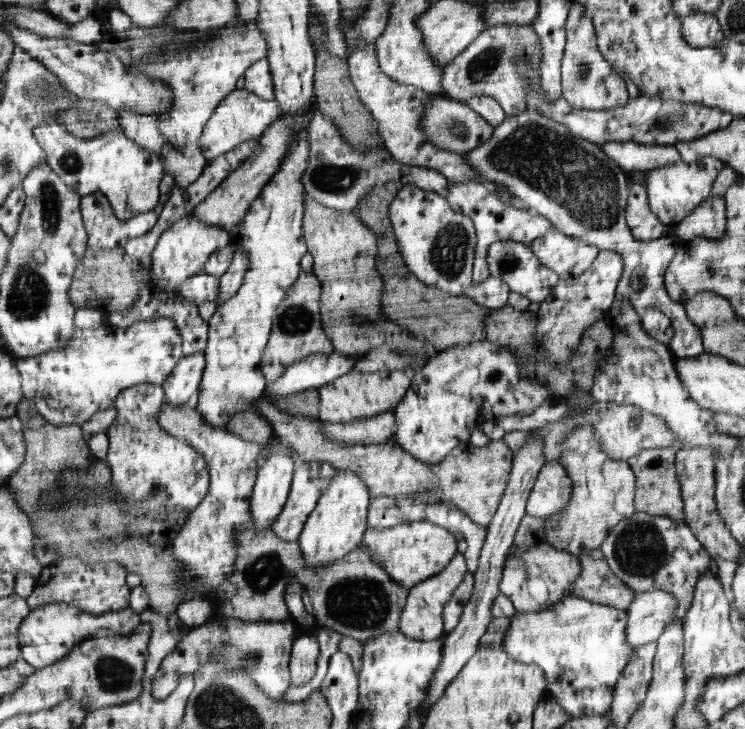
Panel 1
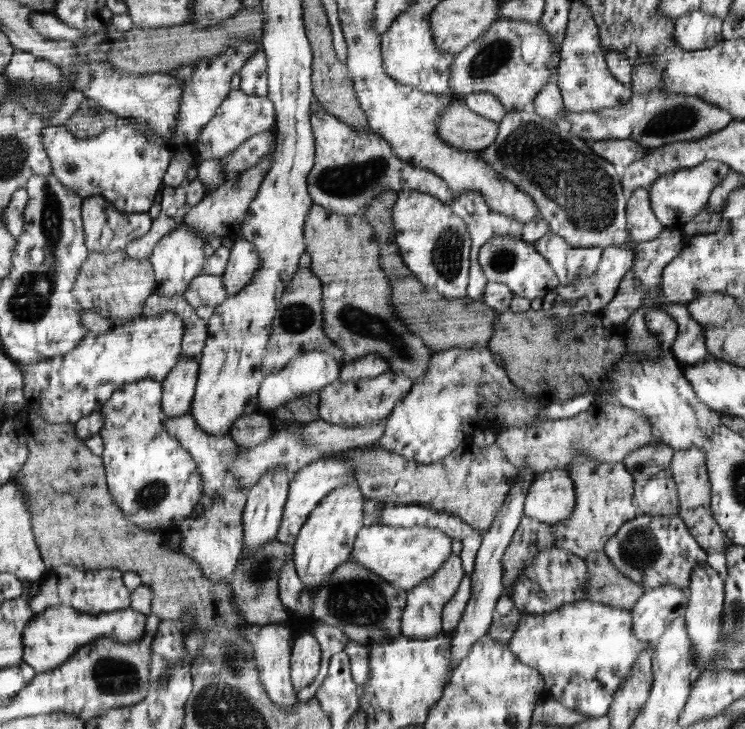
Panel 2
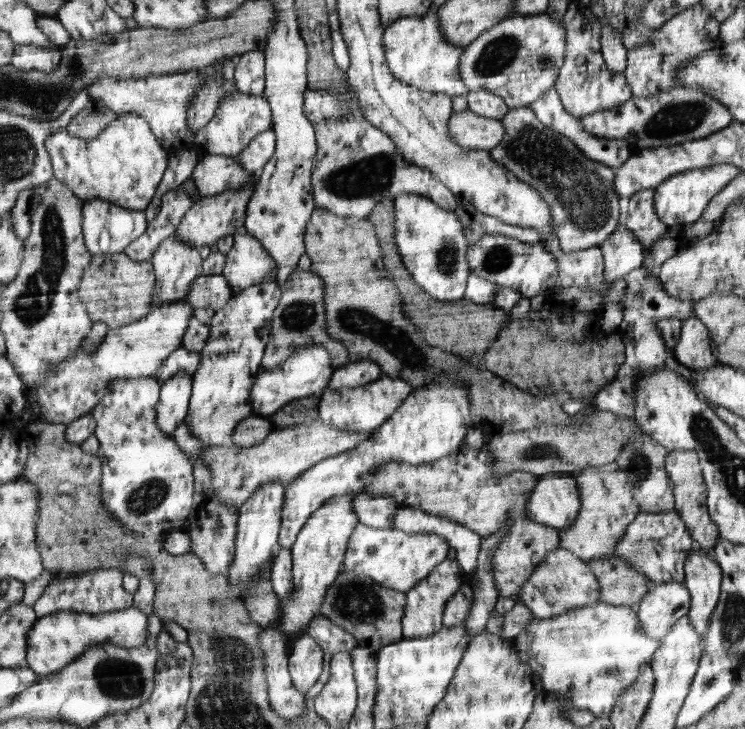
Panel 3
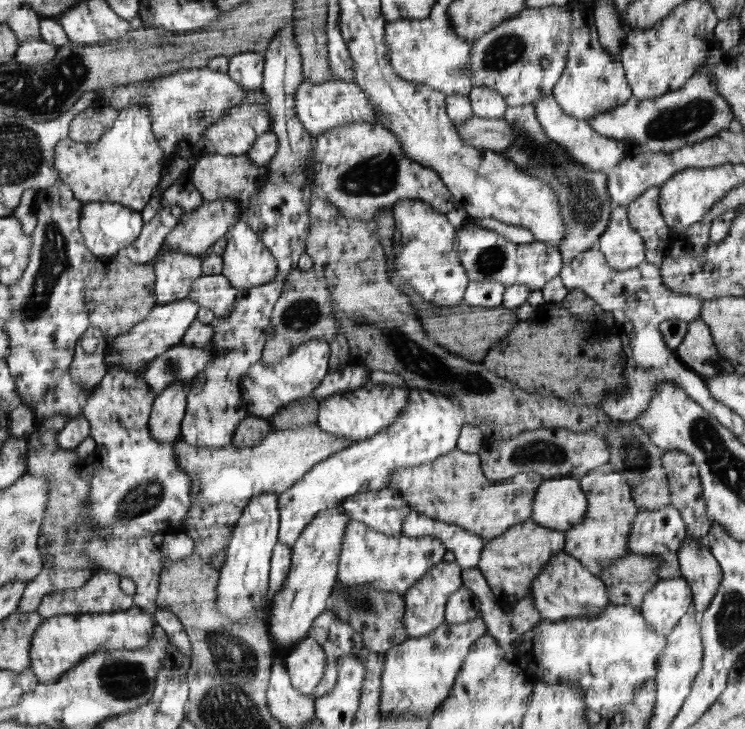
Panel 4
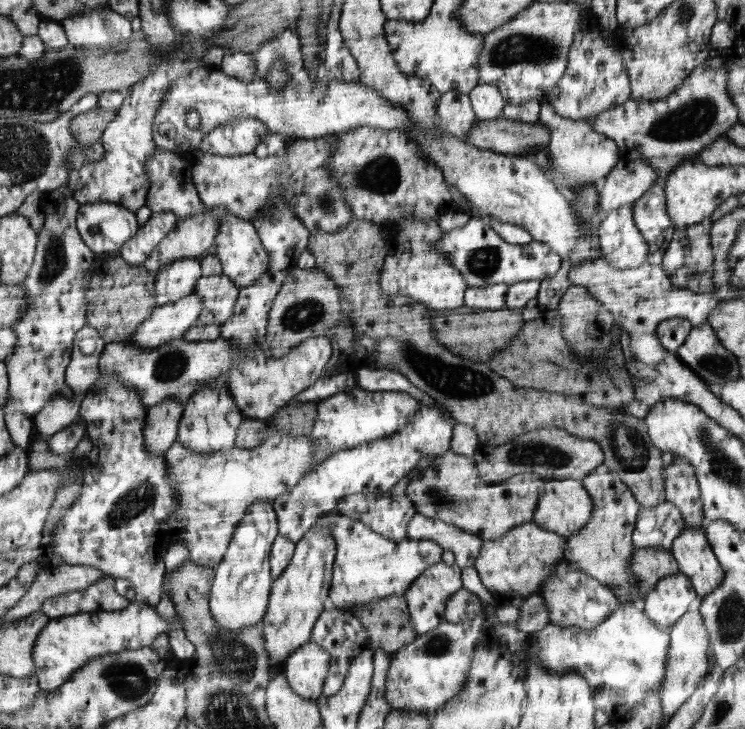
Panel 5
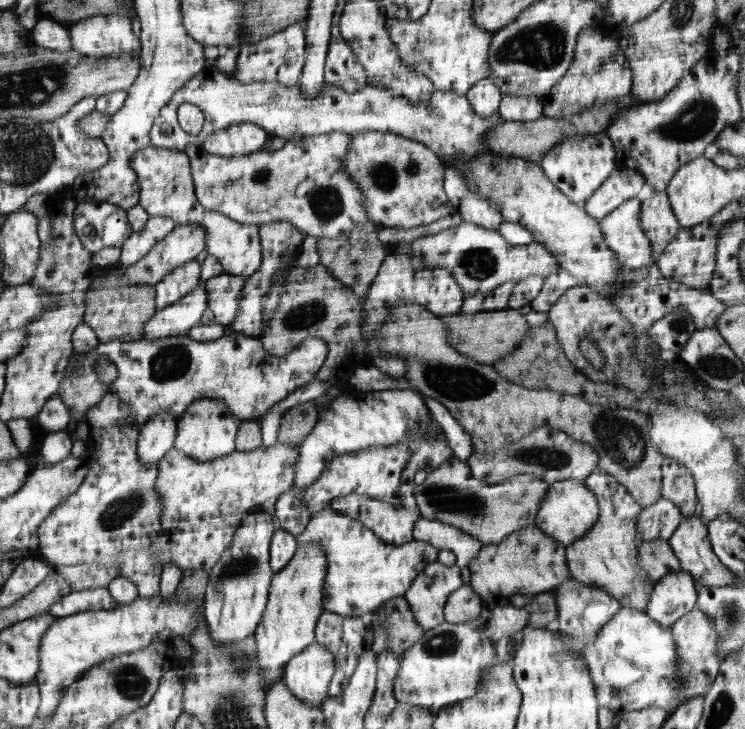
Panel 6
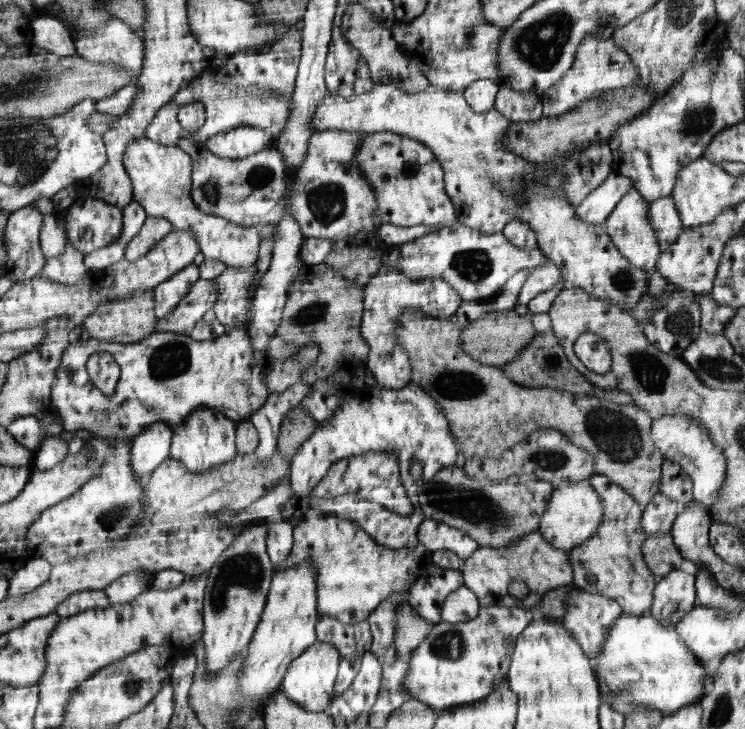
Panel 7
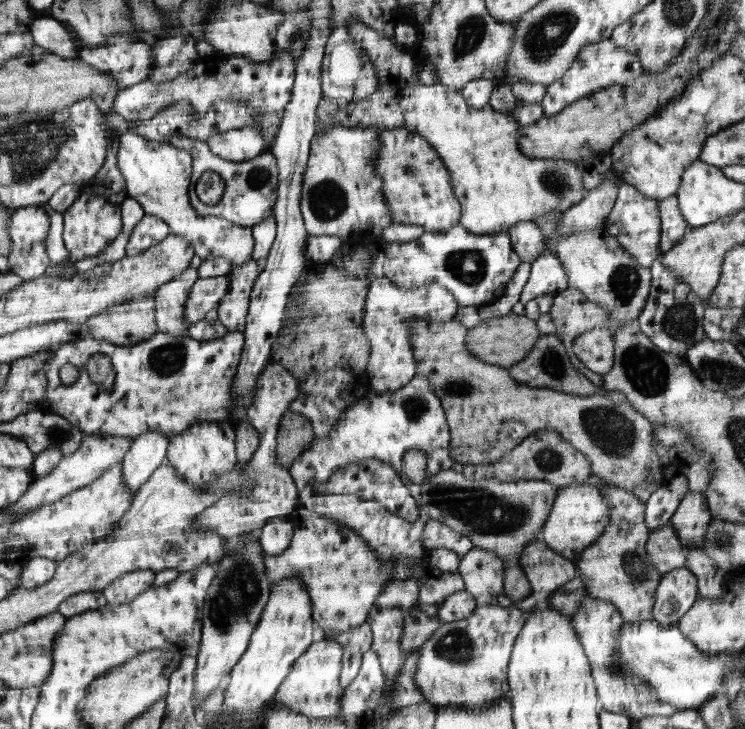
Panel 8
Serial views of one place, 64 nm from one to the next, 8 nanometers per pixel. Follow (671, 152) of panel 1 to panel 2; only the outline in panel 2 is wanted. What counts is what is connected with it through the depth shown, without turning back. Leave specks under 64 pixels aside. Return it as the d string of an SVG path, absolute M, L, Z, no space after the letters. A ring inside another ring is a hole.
M629 139L586 141L586 144L592 152L603 158L603 160L623 166L623 168L630 162L639 160L648 151L648 147Z

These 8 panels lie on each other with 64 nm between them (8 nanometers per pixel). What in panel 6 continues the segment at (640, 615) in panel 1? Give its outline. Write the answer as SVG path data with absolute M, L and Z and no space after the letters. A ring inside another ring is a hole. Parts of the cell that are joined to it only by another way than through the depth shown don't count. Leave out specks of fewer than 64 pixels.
M682 570L667 574L653 584L644 613L659 626L671 628L679 617L696 608L697 596L697 586L691 575Z

